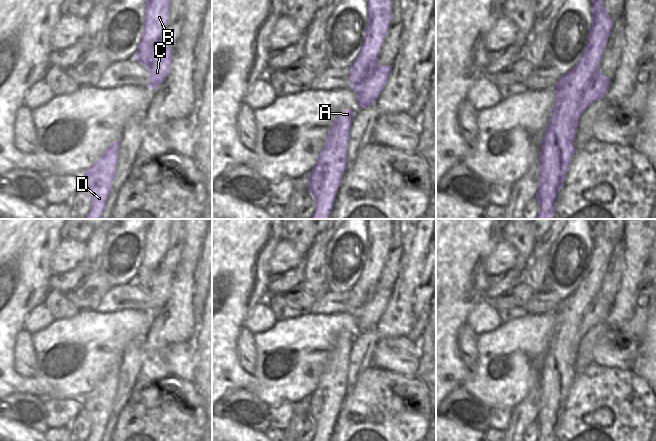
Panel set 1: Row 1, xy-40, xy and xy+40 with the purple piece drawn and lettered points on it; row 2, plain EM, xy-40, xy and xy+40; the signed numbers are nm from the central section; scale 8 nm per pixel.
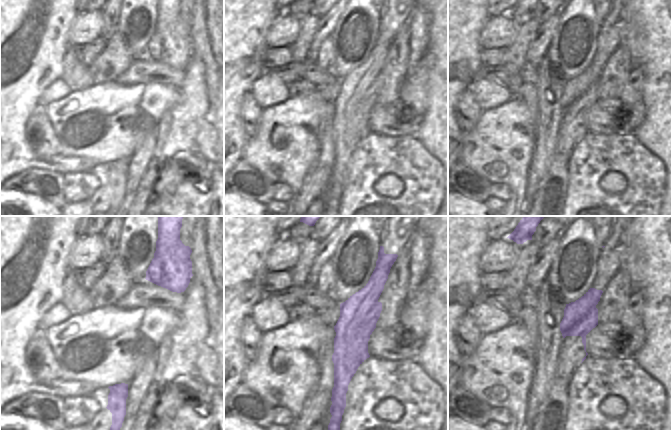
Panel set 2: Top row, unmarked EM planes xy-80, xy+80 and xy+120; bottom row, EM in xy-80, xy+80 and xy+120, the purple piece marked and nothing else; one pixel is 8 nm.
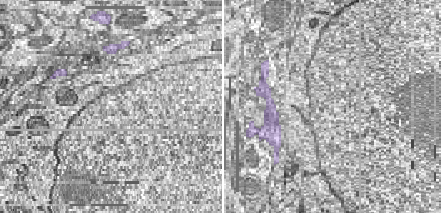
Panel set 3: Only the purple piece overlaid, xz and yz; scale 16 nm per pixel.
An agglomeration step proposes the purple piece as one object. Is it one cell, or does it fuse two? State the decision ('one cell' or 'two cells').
two cells

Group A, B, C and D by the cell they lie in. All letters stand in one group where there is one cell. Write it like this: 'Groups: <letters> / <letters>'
Groups: A B D / C

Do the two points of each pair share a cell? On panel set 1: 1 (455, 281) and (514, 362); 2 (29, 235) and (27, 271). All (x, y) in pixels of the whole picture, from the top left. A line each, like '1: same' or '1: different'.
1: different
2: same

